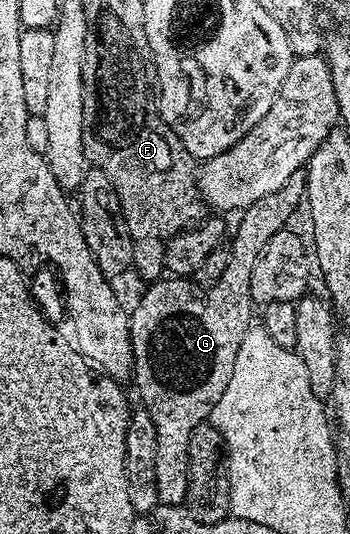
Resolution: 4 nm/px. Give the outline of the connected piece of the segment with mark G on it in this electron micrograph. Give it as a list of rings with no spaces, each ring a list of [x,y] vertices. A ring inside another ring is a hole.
[[[304,169],[291,172],[287,184],[240,215],[237,235],[229,246],[230,263],[223,276],[196,294],[194,283],[185,276],[165,276],[148,283],[145,295],[129,314],[133,345],[131,382],[137,385],[140,405],[151,412],[155,424],[155,488],[162,506],[180,506],[187,496],[189,483],[189,445],[197,426],[212,415],[219,396],[227,389],[235,356],[243,344],[245,331],[255,318],[251,296],[251,272],[255,260],[267,248],[267,240],[285,229],[287,218],[305,197]]]

